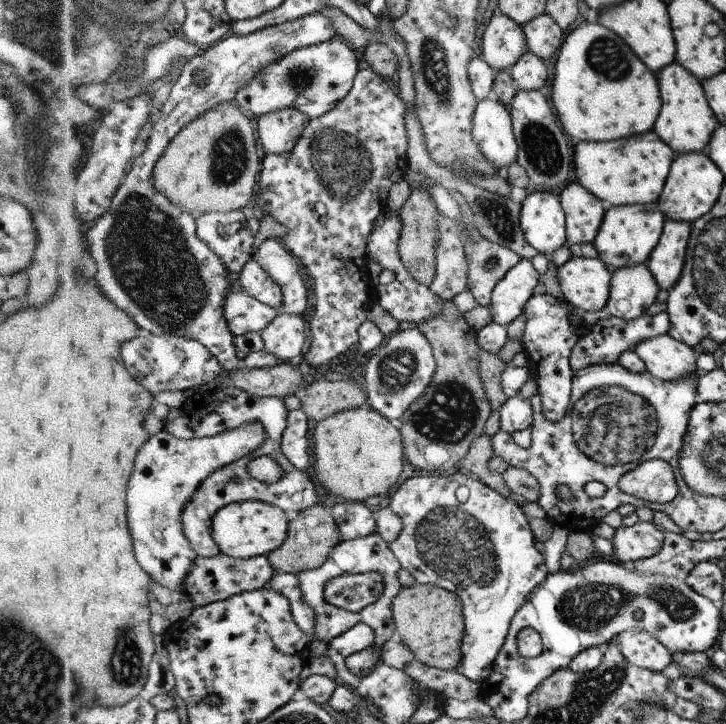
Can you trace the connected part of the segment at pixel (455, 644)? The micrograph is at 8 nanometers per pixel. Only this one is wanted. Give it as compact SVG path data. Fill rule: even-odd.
M415 583L402 590L391 604L395 629L402 643L425 666L444 671L457 671L463 660L465 639L464 605L456 593L435 585Z

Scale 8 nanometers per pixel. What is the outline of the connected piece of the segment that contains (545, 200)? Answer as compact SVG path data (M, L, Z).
M538 189L526 196L520 212L520 227L528 244L547 258L568 244L560 198L549 191Z

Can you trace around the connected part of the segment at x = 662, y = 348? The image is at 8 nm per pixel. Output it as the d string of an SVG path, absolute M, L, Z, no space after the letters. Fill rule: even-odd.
M668 334L644 340L634 351L655 381L673 382L696 374L696 351Z

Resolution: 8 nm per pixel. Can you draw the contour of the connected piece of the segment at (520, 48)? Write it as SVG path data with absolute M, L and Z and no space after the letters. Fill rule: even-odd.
M504 14L488 20L482 36L482 59L494 72L510 71L527 52L523 28Z

